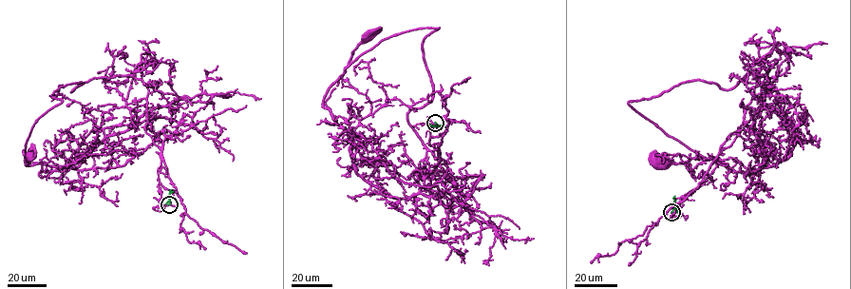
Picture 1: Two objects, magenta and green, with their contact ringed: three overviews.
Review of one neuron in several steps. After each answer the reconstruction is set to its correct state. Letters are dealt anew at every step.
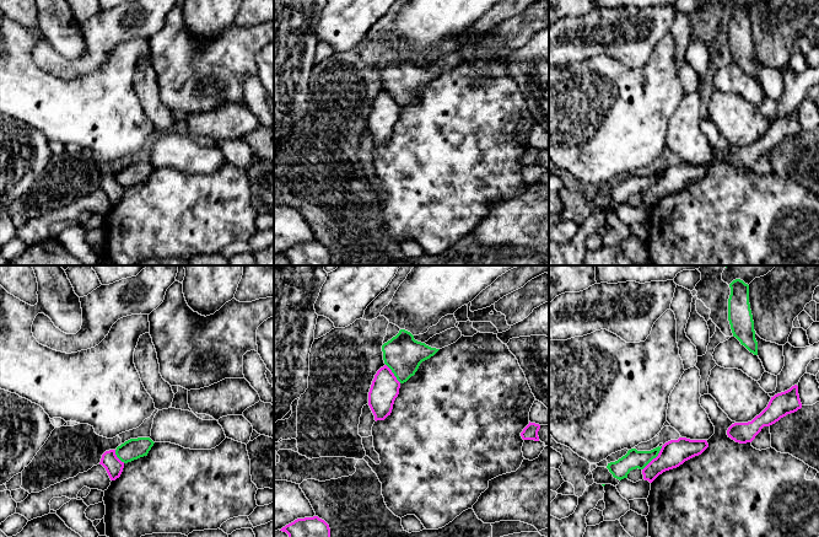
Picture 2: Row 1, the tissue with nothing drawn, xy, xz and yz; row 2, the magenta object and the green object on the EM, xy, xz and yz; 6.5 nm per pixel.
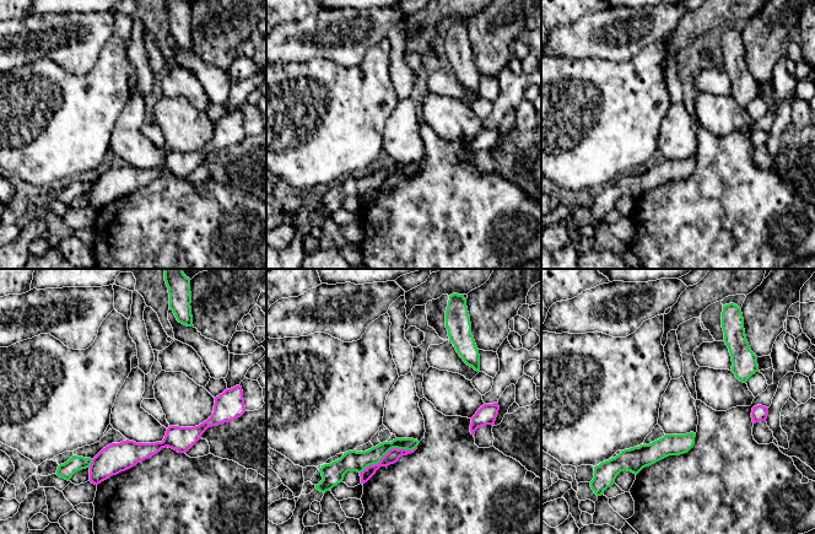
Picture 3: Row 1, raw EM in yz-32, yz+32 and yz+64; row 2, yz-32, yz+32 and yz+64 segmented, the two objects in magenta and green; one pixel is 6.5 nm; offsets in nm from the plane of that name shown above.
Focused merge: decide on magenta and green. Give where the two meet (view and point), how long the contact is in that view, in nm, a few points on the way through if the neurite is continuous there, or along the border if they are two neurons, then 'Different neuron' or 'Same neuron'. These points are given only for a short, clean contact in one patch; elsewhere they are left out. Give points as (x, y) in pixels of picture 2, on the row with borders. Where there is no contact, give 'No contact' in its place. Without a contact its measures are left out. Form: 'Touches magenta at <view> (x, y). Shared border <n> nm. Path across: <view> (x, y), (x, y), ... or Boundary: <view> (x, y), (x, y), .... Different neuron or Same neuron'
Touches magenta at yz (653, 458). Shared border 200 nm. Boundary: yz (662, 446), (659, 452), (642, 470). Different neuron

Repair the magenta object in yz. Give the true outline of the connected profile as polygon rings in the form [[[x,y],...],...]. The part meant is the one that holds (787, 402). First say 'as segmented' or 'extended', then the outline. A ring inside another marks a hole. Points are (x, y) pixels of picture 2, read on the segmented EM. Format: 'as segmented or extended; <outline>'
as segmented; [[[794,385],[790,390],[771,397],[767,407],[751,421],[732,424],[727,435],[739,444],[751,442],[764,426],[770,426],[801,408],[798,386]]]

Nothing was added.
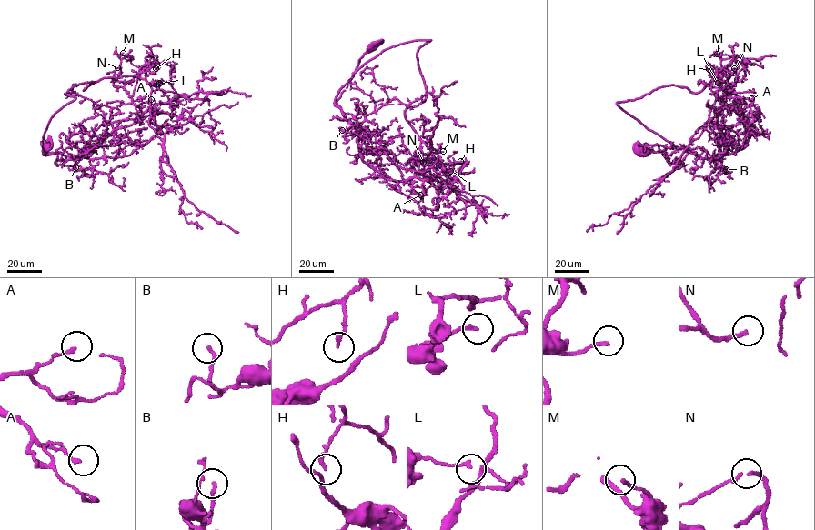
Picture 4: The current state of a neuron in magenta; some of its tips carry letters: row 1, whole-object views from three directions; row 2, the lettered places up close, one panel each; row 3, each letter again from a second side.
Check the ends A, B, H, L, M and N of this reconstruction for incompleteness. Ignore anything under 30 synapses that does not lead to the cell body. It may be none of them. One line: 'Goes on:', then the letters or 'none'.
Goes on: N

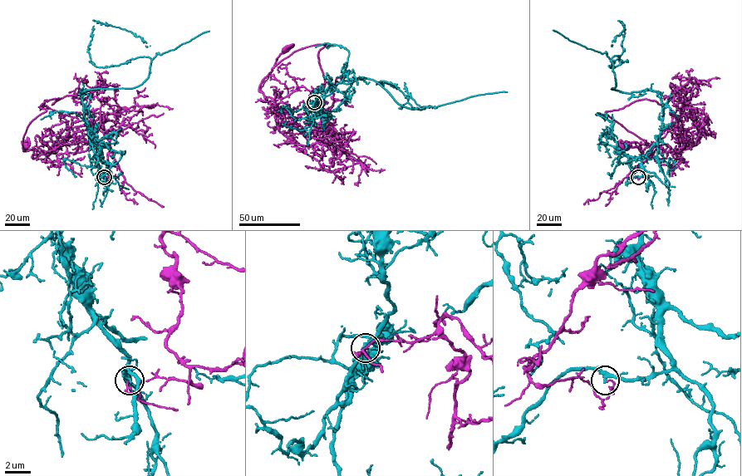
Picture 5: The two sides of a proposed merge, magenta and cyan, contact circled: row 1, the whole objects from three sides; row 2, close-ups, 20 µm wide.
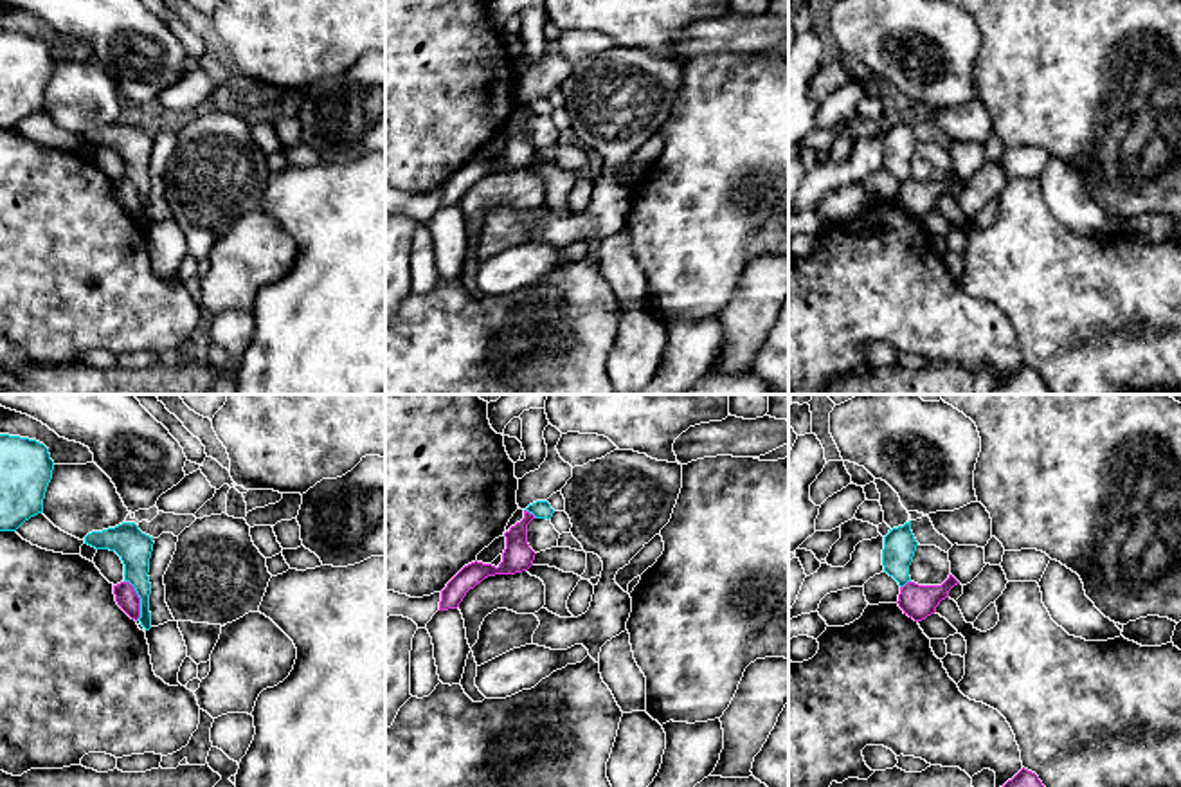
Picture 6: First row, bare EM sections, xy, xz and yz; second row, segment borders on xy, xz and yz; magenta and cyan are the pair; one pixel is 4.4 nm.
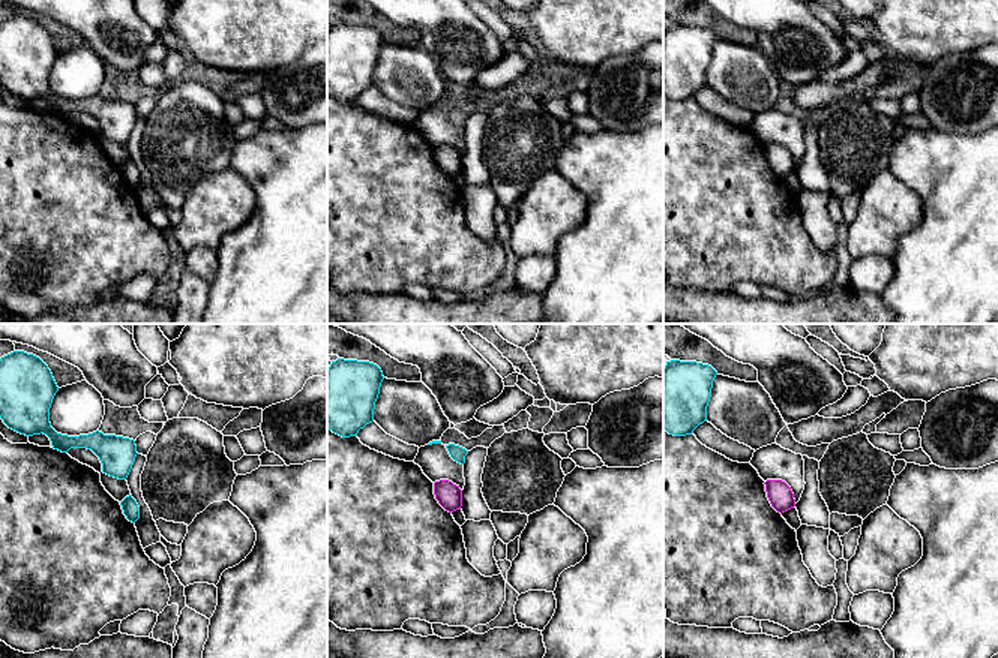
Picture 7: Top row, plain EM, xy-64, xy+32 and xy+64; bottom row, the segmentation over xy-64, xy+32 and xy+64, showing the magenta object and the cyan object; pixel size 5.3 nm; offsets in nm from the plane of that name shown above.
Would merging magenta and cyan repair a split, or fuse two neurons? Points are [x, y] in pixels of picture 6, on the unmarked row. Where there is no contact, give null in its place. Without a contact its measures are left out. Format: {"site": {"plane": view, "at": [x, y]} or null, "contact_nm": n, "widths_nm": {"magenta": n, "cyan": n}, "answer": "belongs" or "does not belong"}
{"site": {"plane": "xy", "at": [139, 197]}, "contact_nm": 190, "widths_nm": {"magenta": 100, "cyan": 150}, "answer": "does not belong"}

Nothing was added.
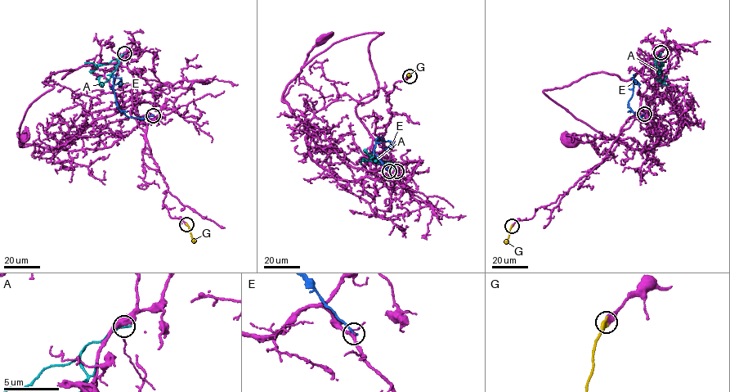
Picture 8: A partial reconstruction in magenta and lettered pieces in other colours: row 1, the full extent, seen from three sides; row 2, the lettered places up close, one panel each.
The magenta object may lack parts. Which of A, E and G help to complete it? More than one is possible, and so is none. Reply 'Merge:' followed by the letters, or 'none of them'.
Merge: G

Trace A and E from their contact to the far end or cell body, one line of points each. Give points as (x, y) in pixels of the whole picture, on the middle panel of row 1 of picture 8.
A: (396, 171), (391, 163), (378, 164), (363, 159), (366, 161)
E: (389, 170), (373, 153), (376, 139), (391, 141), (393, 144), (386, 149)

